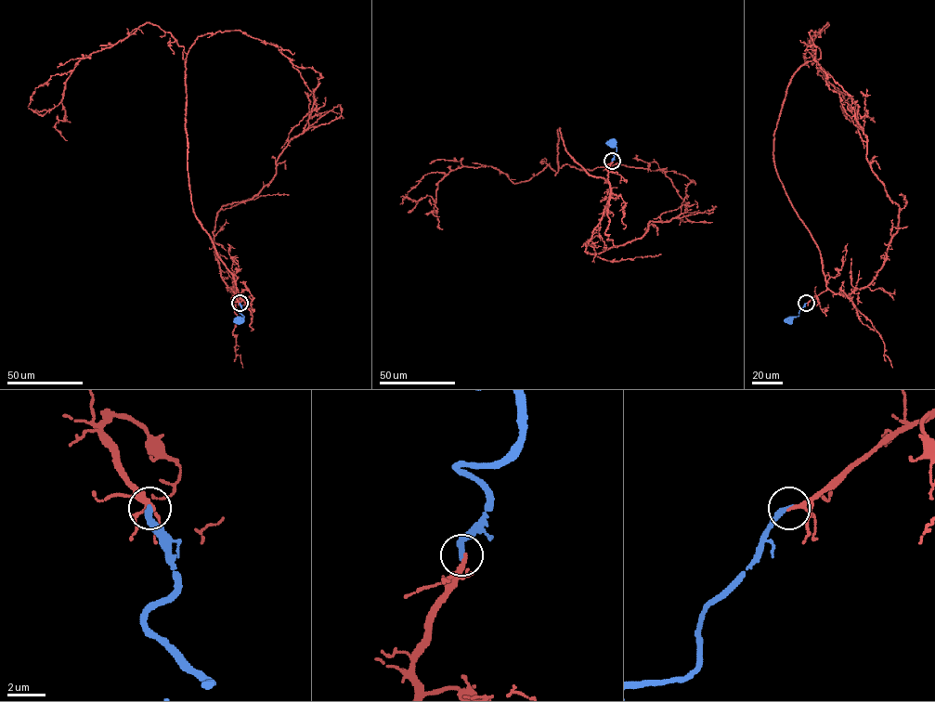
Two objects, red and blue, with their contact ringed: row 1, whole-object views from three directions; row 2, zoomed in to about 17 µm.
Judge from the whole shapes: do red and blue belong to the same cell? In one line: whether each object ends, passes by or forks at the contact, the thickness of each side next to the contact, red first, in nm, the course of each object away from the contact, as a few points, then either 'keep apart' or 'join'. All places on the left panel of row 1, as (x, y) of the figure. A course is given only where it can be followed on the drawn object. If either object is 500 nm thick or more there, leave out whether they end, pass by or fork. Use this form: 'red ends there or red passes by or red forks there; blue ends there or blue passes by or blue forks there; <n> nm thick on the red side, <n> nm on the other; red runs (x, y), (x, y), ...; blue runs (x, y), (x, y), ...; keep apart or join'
red passes by; blue ends there; 170 nm thick on the red side, 300 nm on the other; red runs (240, 303), (233, 274), (194, 214), (186, 61), (169, 32), (145, 23), (81, 58), (55, 125), (67, 140); blue runs (240, 303), (240, 312), (244, 317), (239, 320); join

